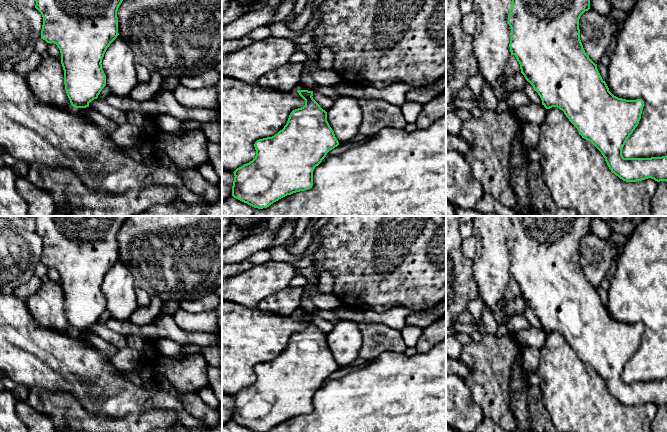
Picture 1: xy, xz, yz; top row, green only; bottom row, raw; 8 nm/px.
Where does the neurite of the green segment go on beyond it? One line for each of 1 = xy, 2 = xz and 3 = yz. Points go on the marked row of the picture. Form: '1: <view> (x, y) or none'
1: none
2: none
3: none

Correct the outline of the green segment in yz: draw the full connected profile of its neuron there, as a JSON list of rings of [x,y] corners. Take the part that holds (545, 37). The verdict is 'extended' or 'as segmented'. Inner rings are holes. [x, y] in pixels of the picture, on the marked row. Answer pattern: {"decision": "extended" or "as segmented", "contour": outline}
{"decision": "as segmented", "contour": [[[512,0],[508,24],[511,29],[510,51],[520,64],[521,73],[533,86],[546,109],[557,107],[564,112],[577,128],[582,138],[590,141],[603,155],[616,176],[626,182],[637,182],[648,178],[667,182],[667,156],[651,158],[624,158],[622,149],[638,126],[644,101],[626,100],[614,96],[602,79],[597,64],[585,53],[580,40],[579,19],[590,9],[590,0]]]}

